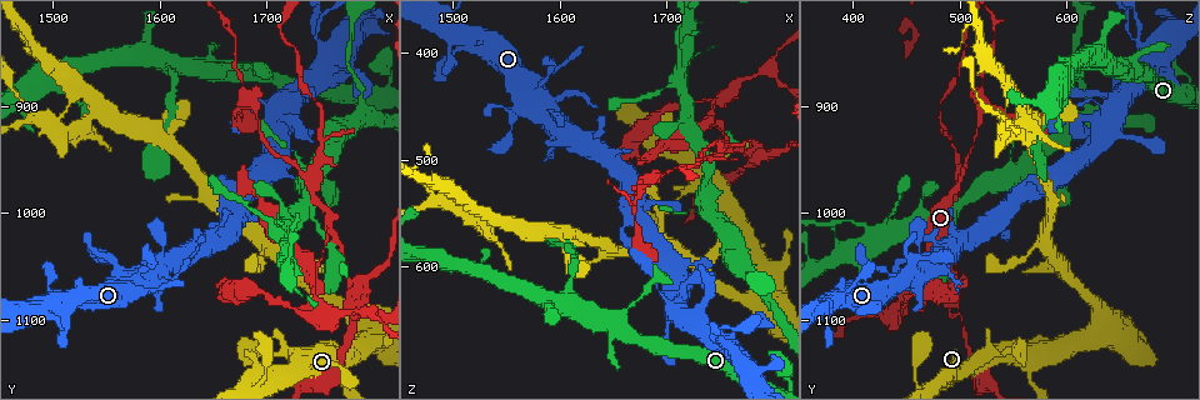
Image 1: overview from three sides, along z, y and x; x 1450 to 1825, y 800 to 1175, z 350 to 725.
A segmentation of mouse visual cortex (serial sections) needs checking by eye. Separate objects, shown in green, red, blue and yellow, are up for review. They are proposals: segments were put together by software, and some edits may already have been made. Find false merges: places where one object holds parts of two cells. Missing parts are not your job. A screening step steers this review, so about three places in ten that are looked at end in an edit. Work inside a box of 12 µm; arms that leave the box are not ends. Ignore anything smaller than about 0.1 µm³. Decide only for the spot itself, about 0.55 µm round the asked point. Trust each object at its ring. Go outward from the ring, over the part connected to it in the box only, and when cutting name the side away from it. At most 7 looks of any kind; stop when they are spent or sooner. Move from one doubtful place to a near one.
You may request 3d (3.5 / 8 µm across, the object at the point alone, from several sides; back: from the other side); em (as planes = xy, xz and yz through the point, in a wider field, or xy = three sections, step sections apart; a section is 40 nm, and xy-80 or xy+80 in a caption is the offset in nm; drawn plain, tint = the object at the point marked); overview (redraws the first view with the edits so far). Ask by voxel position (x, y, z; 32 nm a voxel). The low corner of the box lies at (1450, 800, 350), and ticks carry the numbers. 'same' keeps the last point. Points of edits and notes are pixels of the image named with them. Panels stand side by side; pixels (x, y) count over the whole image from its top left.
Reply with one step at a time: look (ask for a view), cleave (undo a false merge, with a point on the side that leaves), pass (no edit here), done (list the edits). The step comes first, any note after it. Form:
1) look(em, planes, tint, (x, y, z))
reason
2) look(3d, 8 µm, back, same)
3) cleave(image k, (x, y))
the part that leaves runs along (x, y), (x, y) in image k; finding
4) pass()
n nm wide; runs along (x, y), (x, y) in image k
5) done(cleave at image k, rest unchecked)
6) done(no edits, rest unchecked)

look(3d, 8 µm, (1754, 1092, 444))
three-way junction

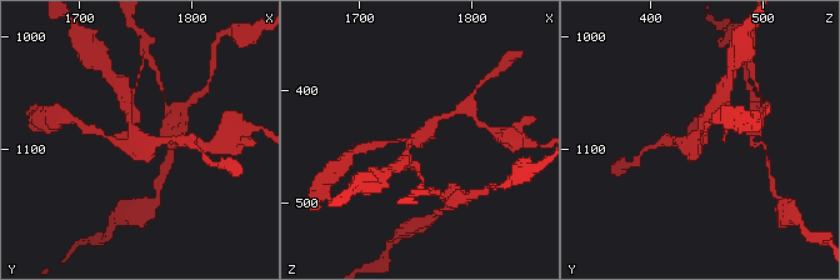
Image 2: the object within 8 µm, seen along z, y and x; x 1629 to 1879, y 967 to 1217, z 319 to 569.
look(3d, 3.5 µm, (1750, 1092, 444))
zoom in

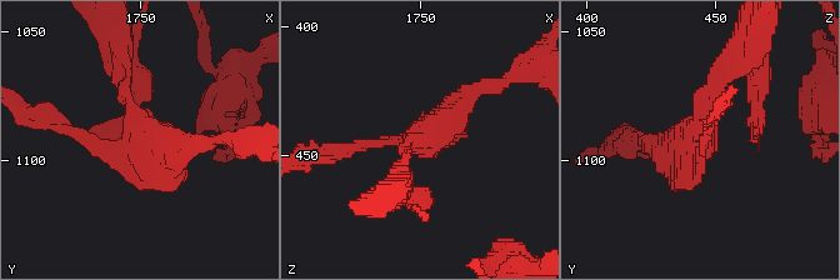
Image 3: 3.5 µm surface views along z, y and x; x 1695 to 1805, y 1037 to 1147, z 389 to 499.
look(em, xy, step 5, tint, (1752, 1091, 442))
now the EM

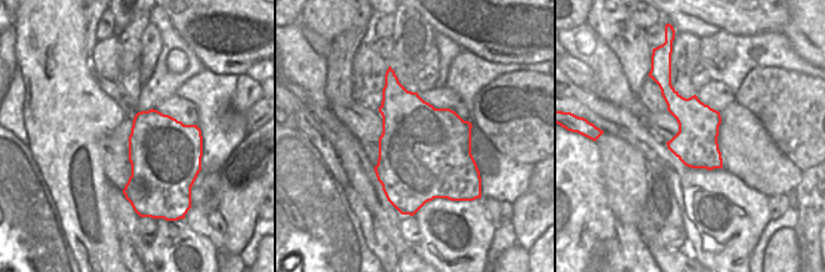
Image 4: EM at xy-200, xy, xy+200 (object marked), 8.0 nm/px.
pass()
one cell here

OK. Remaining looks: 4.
look(3d, 3.5 µm, (1780, 1066, 502))
three arms meet

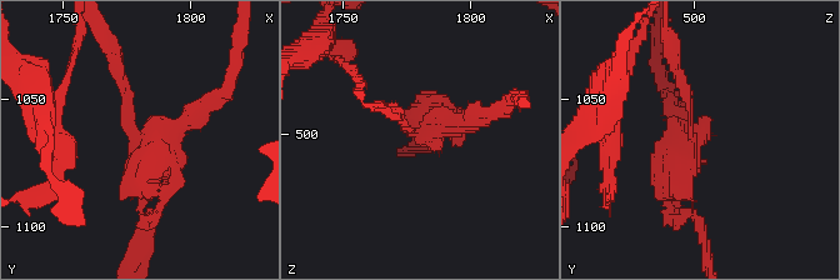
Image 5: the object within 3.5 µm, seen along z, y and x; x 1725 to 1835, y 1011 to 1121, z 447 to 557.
look(em, xy, step 1, plain, (1780, 1066, 500))

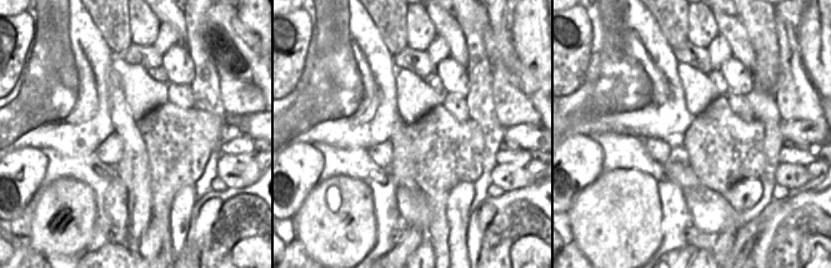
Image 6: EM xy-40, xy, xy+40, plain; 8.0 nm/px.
look(em, xy, step 1, tint, same)

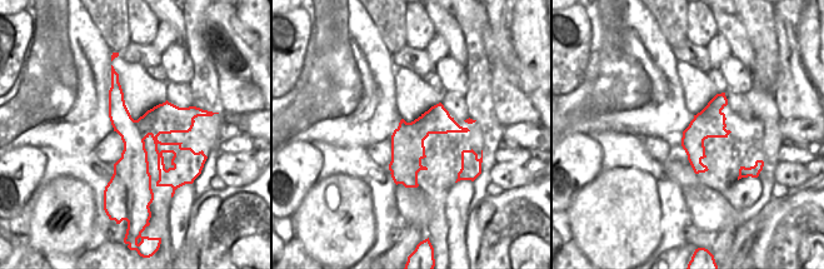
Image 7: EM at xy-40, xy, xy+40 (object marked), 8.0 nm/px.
cleave(image 5, (610, 174))
the part that leaves runs along (56, 98), (65, 86), (80, 33) in image 5; a second cell is stuck on

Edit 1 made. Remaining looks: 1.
done(cleave at image 5, rest unchecked)

